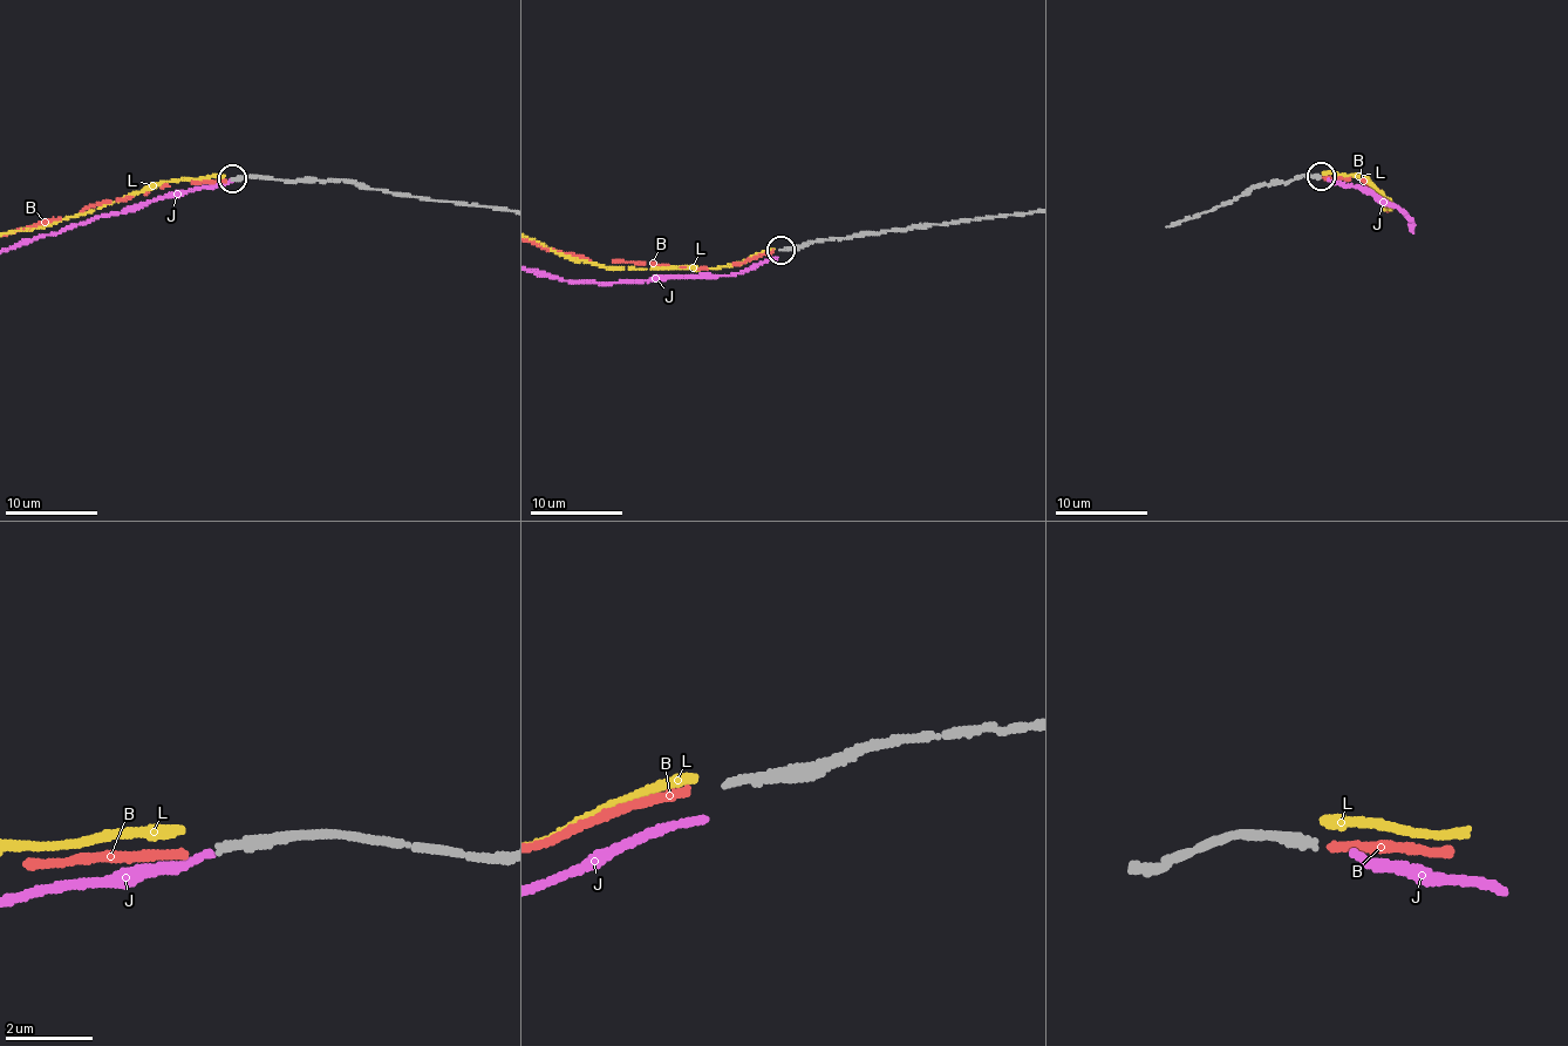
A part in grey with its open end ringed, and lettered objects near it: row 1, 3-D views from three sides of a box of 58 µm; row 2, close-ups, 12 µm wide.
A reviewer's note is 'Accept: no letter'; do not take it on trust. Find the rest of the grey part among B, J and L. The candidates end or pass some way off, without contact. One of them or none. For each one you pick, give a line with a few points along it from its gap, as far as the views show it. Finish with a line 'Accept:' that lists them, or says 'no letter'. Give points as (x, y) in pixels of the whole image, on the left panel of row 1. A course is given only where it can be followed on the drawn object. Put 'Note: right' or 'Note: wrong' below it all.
Accept: B
Note: wrong

